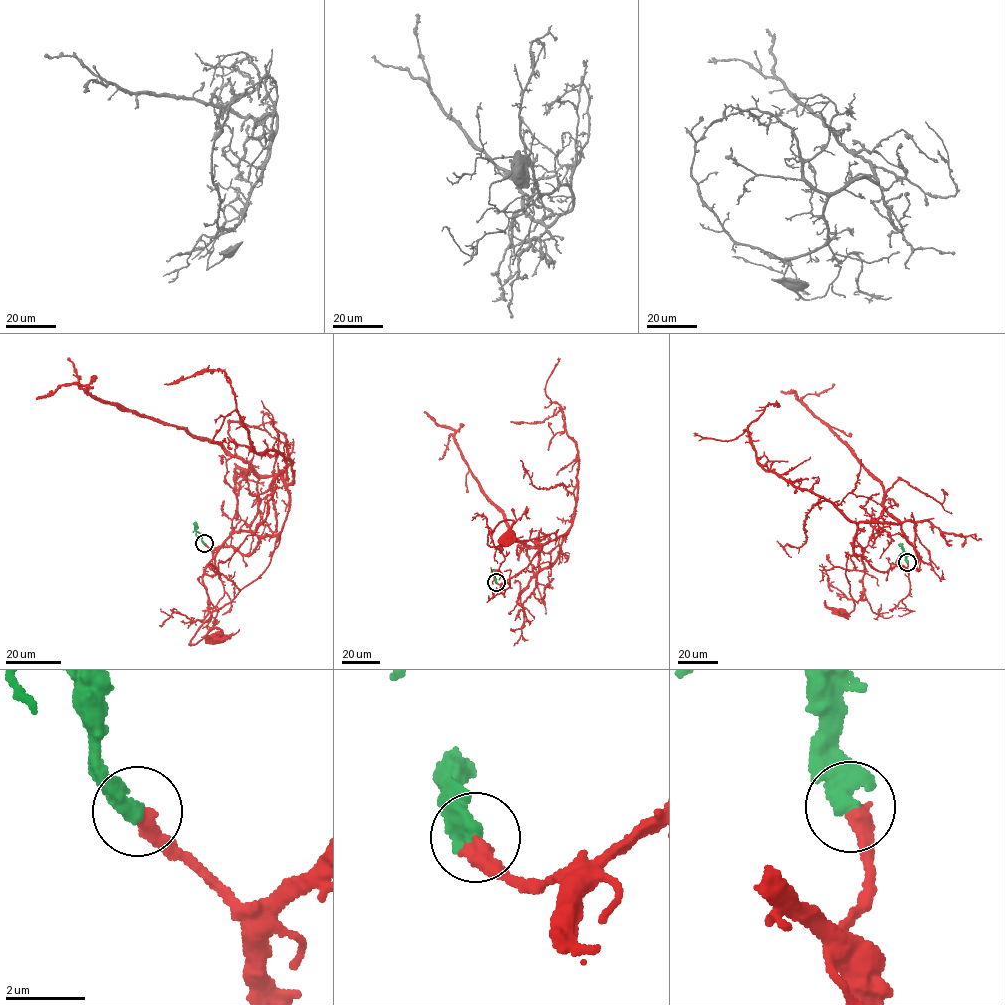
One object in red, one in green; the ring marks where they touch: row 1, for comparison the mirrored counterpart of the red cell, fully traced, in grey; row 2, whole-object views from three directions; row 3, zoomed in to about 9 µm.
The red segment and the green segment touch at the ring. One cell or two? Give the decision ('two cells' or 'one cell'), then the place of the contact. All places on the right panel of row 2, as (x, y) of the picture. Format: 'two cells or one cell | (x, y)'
one cell | (907, 562)

